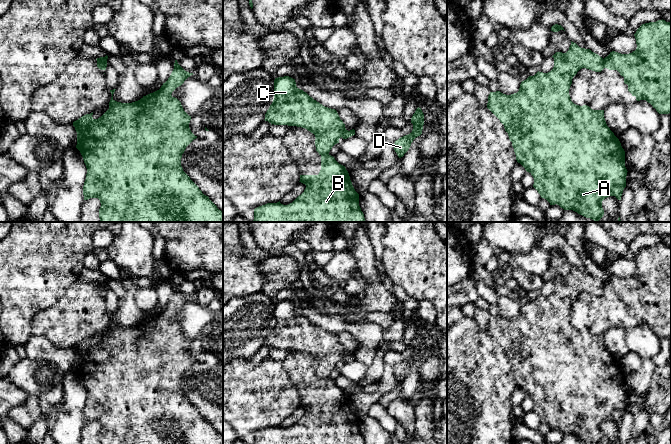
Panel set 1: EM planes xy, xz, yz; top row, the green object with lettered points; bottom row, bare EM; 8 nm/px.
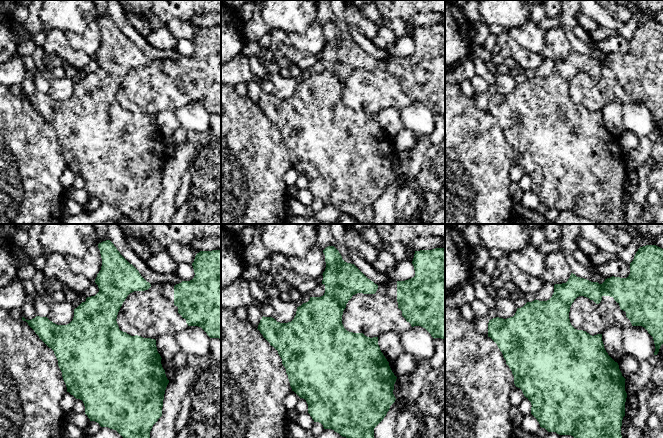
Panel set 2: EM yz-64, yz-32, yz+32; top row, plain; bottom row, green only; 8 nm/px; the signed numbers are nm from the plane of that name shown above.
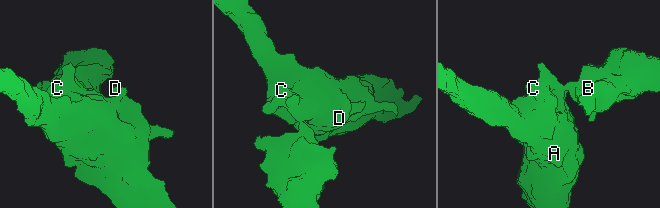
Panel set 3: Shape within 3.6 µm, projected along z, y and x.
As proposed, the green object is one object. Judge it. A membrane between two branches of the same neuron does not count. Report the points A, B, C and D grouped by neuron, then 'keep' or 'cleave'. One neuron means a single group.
groups A C D / B; cleave

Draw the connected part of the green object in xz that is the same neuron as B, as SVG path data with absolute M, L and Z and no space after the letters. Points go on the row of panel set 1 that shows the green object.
M321 155L319 174L300 175L299 182L306 188L292 203L283 205L279 201L259 206L254 209L253 222L366 222L349 173L333 156Z

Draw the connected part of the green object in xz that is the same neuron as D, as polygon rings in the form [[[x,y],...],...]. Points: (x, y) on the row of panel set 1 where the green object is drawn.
[[[417,108],[415,113],[411,118],[411,123],[413,124],[413,130],[410,134],[405,135],[394,143],[394,150],[398,157],[401,158],[409,150],[413,140],[422,134],[424,125],[424,114],[421,108]]]

